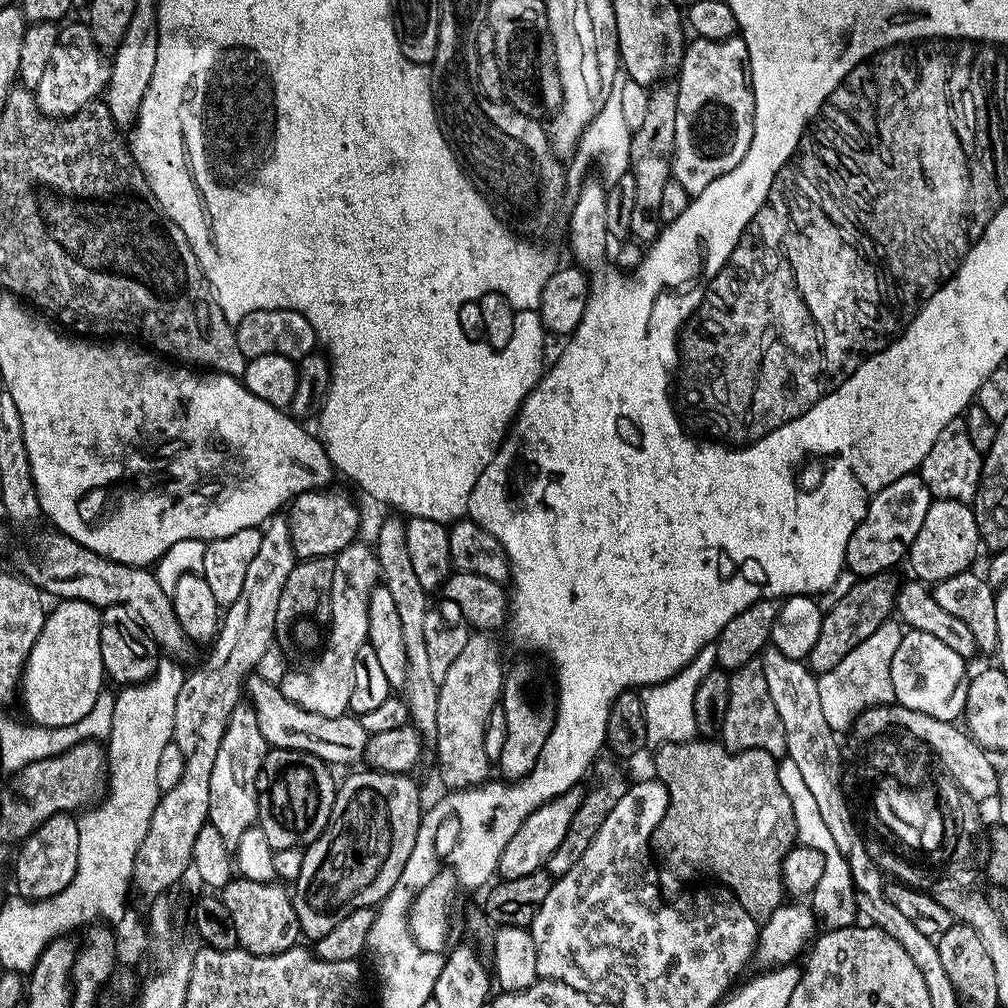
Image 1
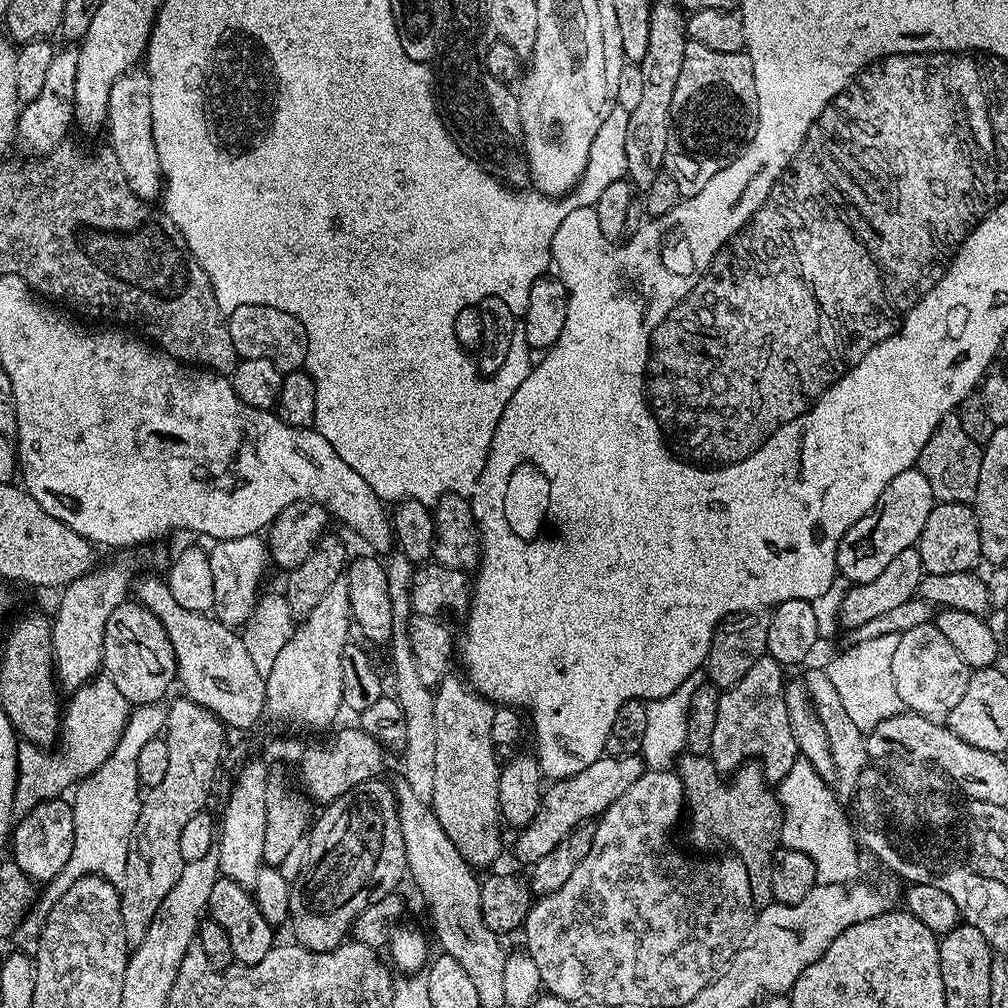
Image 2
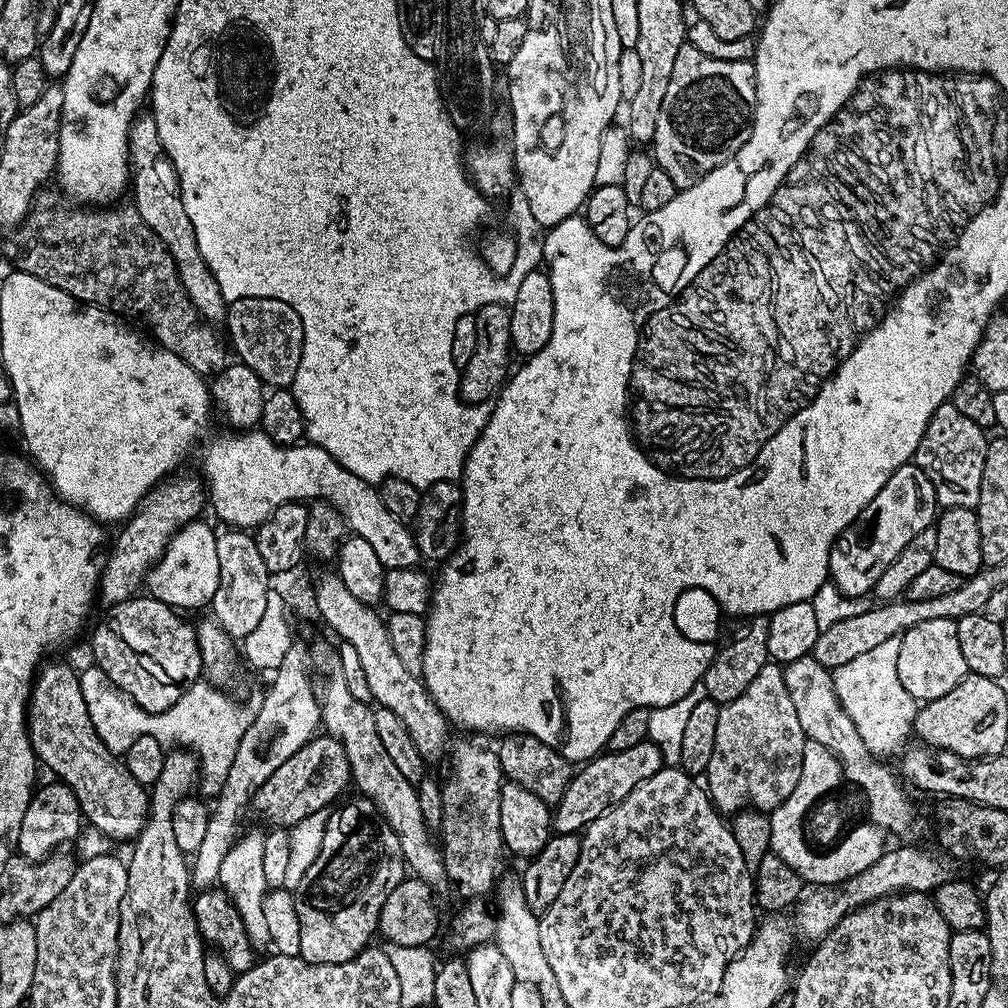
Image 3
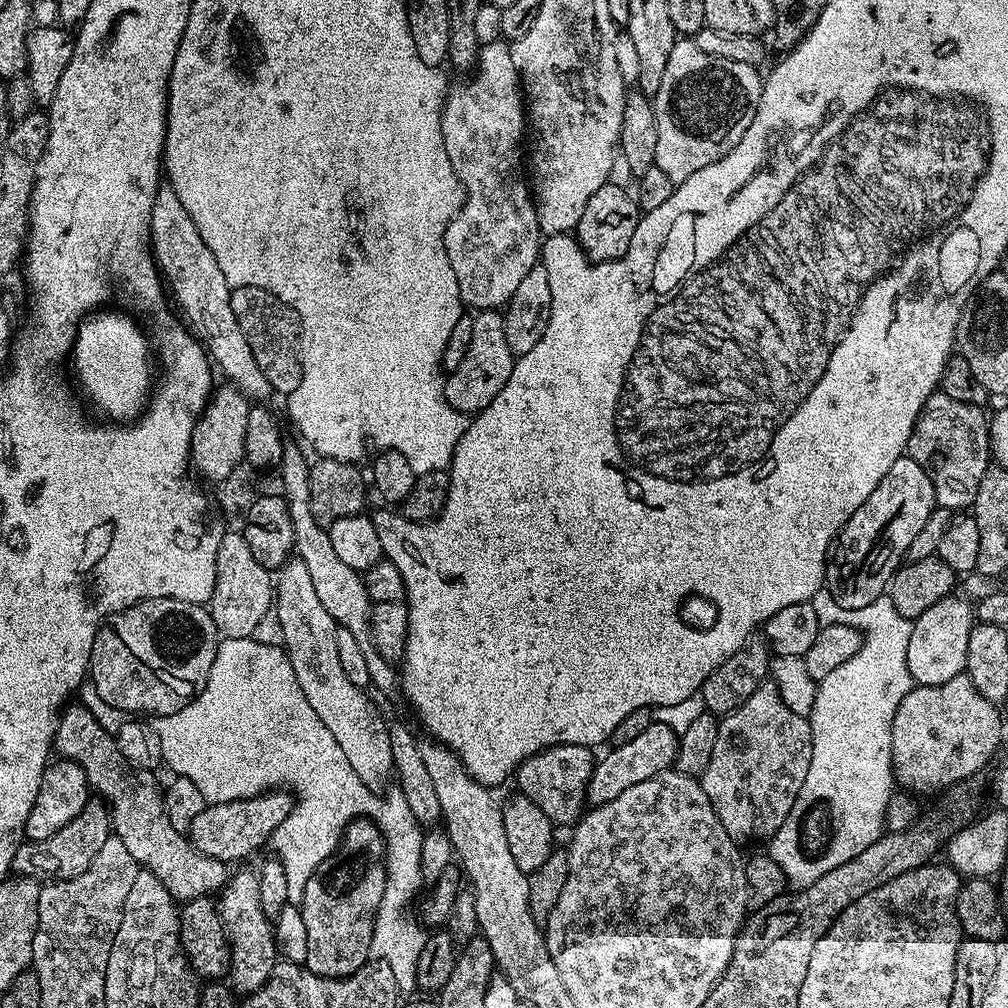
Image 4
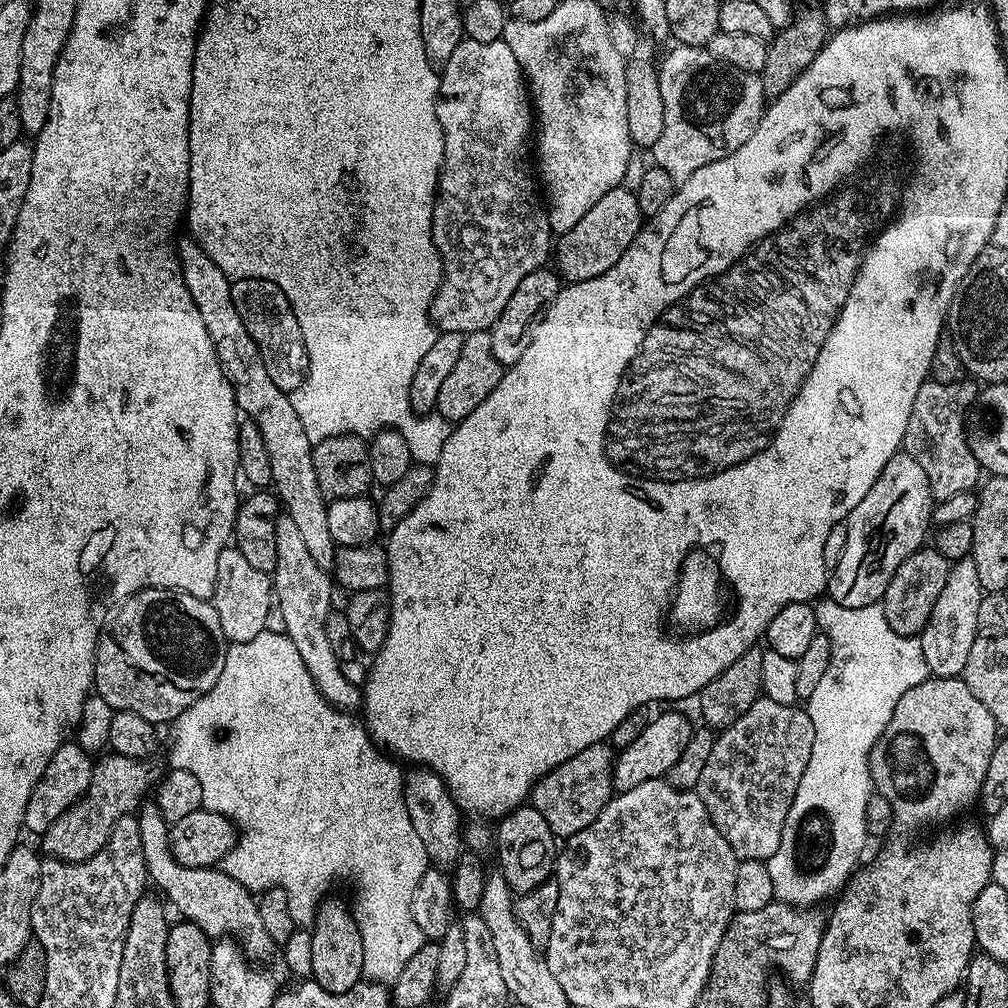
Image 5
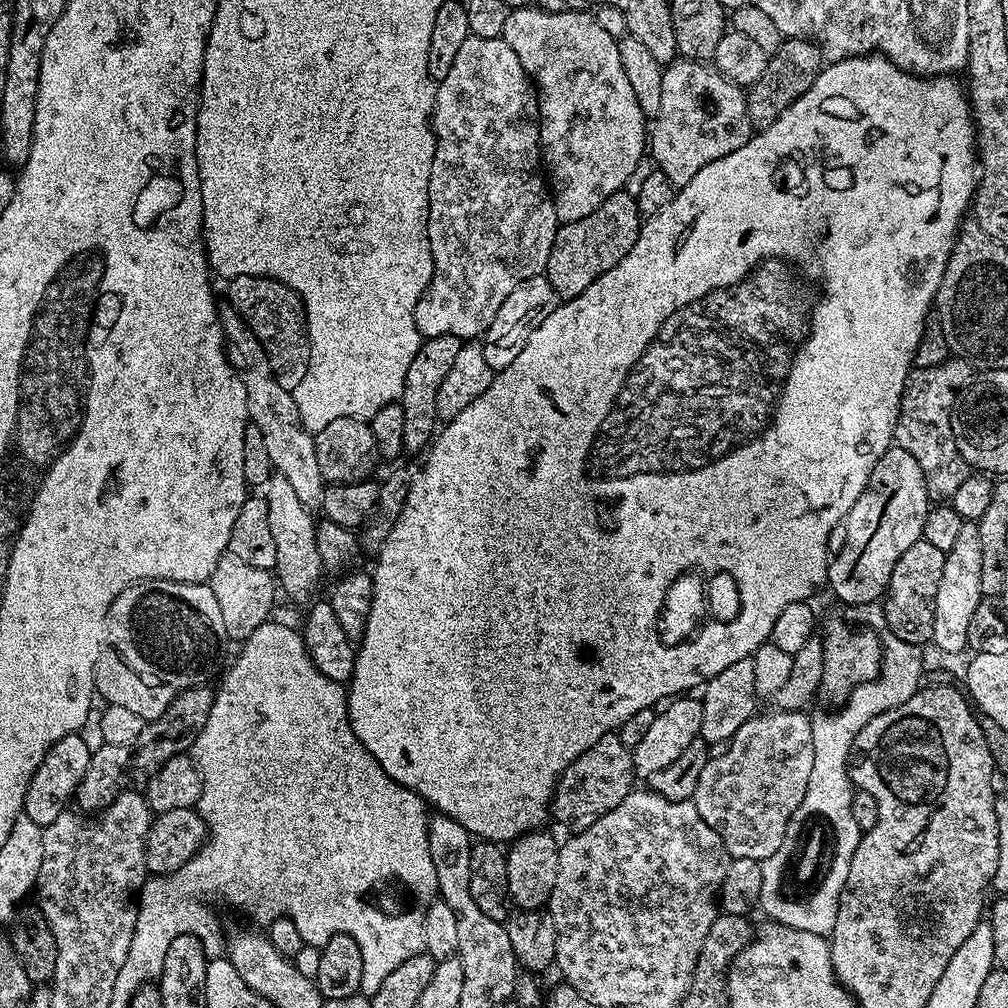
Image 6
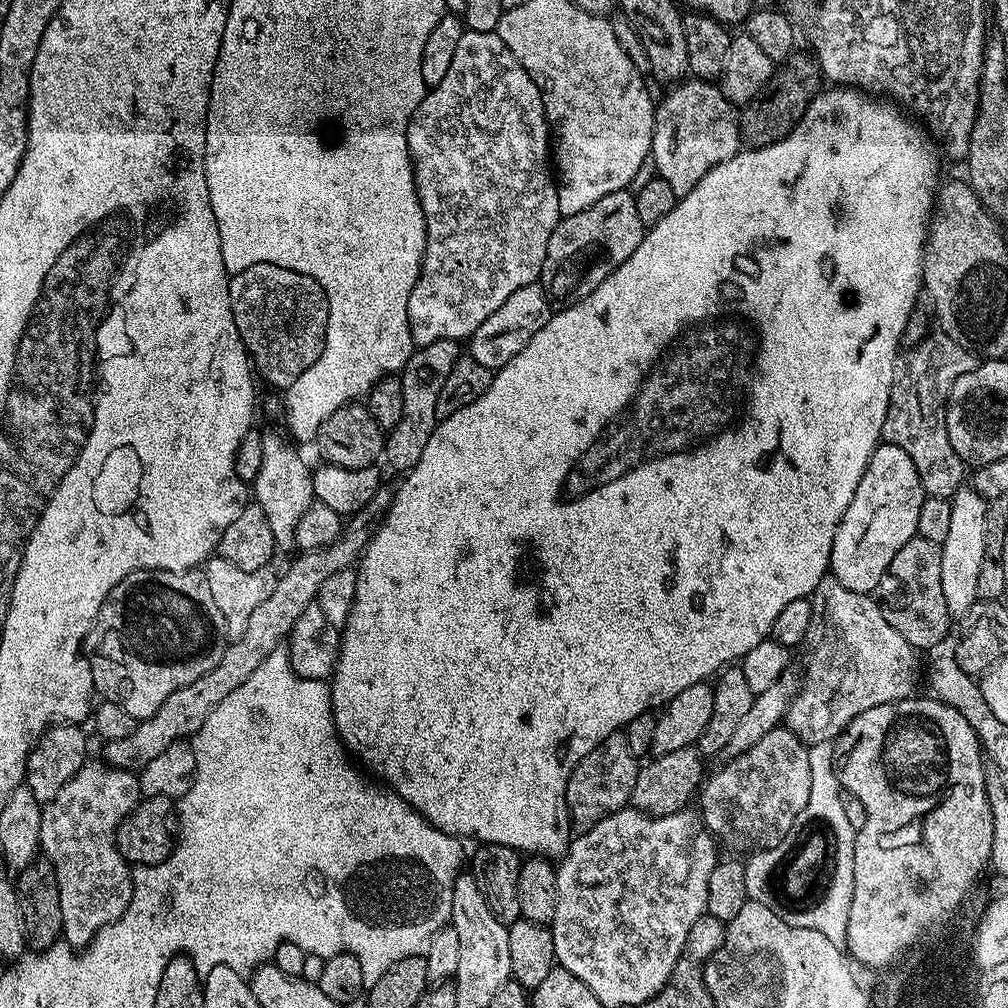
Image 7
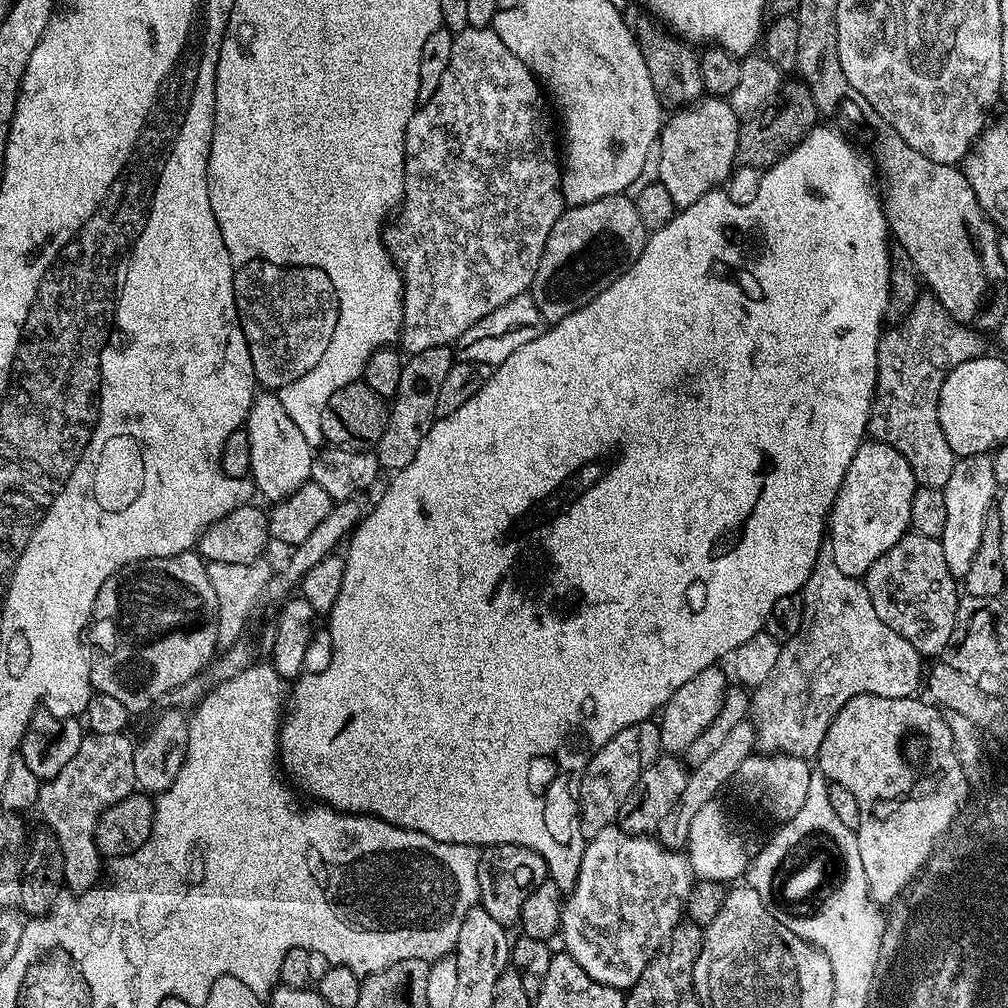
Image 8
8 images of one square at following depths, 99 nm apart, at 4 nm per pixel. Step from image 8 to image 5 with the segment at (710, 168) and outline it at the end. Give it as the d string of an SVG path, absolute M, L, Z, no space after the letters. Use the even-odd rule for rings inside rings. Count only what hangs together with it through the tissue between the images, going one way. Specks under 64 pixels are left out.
M672 46L664 56L664 61L659 61L661 92L665 122L663 123L662 136L650 149L655 167L666 170L676 185L686 182L690 174L702 170L702 166L710 166L710 162L718 162L729 156L758 126L760 117L764 115L766 107L766 93L763 79L757 73L738 70L726 62L722 62L707 47L695 48L694 46Z

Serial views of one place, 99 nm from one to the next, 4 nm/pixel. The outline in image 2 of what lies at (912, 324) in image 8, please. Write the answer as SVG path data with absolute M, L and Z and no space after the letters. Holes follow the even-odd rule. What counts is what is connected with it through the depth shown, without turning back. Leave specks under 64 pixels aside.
M949 414L942 418L942 422L938 422L934 434L930 434L926 446L922 446L922 454L918 461L918 471L926 478L926 482L930 482L930 490L937 501L945 504L968 504L975 501L978 490L978 470L982 466L980 450L981 445L976 444L974 438L966 434L966 430L962 430L959 415Z

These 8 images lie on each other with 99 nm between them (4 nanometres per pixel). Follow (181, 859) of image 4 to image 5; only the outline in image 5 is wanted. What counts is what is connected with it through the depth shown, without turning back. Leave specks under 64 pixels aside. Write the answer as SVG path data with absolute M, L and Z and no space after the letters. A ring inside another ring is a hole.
M154 802L141 805L138 812L142 854L148 867L149 881L161 888L163 899L181 912L183 919L197 924L209 938L235 938L245 955L254 962L266 962L279 957L280 946L267 933L262 918L259 917L257 899L242 882L230 878L219 867L191 868L182 866L172 853L168 841L169 823L164 819L160 808Z

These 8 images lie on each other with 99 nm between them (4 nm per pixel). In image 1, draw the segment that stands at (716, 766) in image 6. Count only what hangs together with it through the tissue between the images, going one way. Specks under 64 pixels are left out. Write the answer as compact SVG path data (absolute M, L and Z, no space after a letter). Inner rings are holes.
M759 659L746 662L729 675L730 702L726 706L726 718L720 727L719 739L729 752L742 750L766 750L772 756L783 757L786 753L786 730L782 730L782 718L774 710L770 690L766 686L766 674L762 674Z

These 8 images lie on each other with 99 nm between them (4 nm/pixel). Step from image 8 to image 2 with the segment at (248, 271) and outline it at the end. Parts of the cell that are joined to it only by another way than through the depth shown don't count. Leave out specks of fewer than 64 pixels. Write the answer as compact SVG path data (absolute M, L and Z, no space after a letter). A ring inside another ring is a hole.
M261 304L238 306L238 310L227 313L230 342L234 342L237 357L266 358L274 362L280 372L294 372L305 367L308 359L308 335L303 319L295 311Z

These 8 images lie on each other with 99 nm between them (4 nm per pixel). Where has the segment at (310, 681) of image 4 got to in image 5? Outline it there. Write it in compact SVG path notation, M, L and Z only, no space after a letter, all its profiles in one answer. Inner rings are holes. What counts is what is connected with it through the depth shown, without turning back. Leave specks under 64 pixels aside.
M281 514L276 523L276 533L278 534L278 558L274 570L270 573L272 578L272 587L274 589L274 604L278 609L278 616L280 612L280 620L282 623L282 631L290 638L290 642L294 642L294 646L298 649L298 654L302 657L302 662L306 662L306 670L310 670L310 678L314 678L314 686L318 686L318 690L329 700L335 708L341 710L359 709L362 704L362 692L359 687L350 682L346 682L346 678L342 678L342 670L338 670L338 658L334 658L334 650L330 646L330 637L326 634L326 618L328 613L333 611L334 604L332 604L332 588L334 589L334 580L325 569L318 566L318 562L314 562L313 555L310 554L310 549L307 548L305 540L301 537L300 531L296 529L293 519L289 518L287 514Z

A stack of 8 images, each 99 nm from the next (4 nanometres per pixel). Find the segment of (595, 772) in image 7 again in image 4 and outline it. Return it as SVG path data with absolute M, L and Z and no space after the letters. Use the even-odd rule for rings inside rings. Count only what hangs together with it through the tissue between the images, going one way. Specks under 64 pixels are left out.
M553 744L526 758L514 773L514 781L520 787L517 788L519 795L530 798L530 802L534 802L534 806L550 818L552 825L575 825L586 811L588 783L594 763L592 752L593 749L587 744Z

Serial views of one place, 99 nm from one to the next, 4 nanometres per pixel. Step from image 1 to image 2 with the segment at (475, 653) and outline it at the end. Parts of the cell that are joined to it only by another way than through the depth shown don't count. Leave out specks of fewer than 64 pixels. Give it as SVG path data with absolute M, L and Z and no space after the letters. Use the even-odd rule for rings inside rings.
M446 675L434 689L434 735L438 747L434 762L434 798L431 805L438 822L442 822L442 830L446 830L446 838L454 842L467 864L476 870L490 867L500 856L502 817L498 802L498 778L502 764L501 761L496 761L498 745L490 734L495 713L493 701L480 695L463 675Z

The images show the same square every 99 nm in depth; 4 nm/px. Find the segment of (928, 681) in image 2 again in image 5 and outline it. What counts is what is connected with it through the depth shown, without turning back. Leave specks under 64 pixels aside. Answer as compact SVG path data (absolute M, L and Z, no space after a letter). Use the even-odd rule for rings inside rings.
M971 558L955 561L949 567L946 586L942 586L942 594L938 594L938 602L934 602L934 610L930 610L930 618L918 637L922 658L926 658L932 676L959 677L963 673L970 646L974 646L980 632L978 602L982 602L984 594L982 582L978 582L978 569Z

